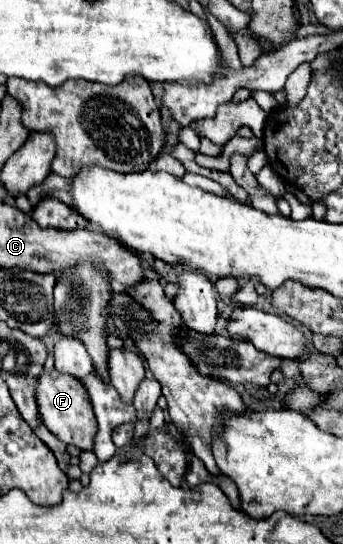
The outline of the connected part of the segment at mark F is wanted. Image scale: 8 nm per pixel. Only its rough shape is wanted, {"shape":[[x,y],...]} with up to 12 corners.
{"shape":[[43,371],[37,405],[65,445],[93,451],[97,421],[85,385]]}

